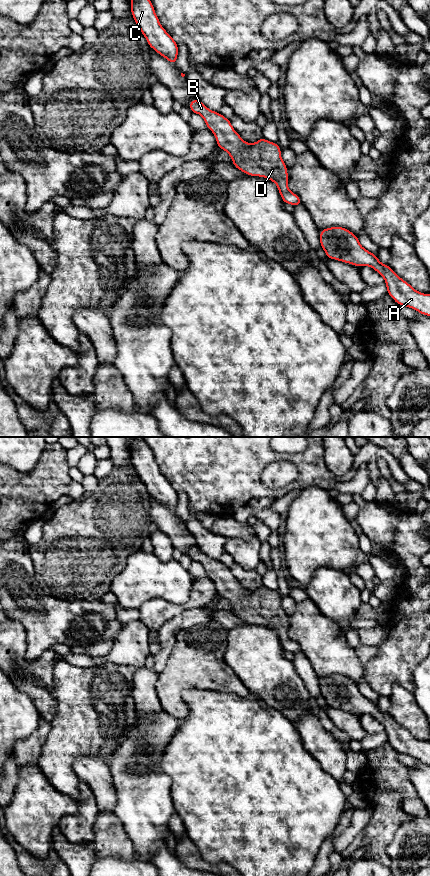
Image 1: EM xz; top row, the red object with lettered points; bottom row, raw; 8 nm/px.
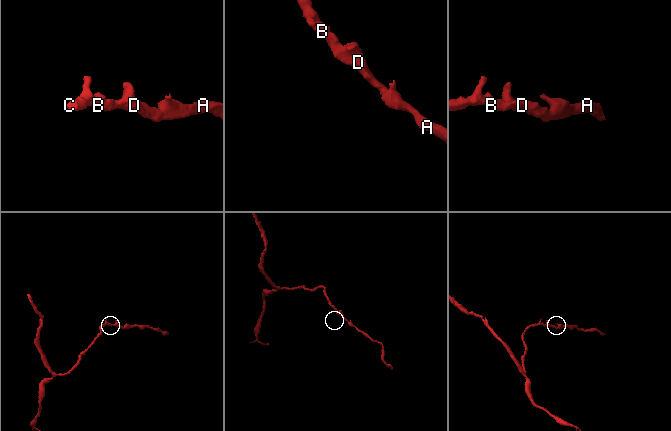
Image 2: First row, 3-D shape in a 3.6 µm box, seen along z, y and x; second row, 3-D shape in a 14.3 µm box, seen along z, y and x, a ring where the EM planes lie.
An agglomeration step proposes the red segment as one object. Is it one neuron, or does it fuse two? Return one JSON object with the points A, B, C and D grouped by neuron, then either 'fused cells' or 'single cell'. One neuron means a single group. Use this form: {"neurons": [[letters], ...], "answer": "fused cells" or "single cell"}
{"neurons": [["A", "B", "C", "D"]], "answer": "single cell"}

